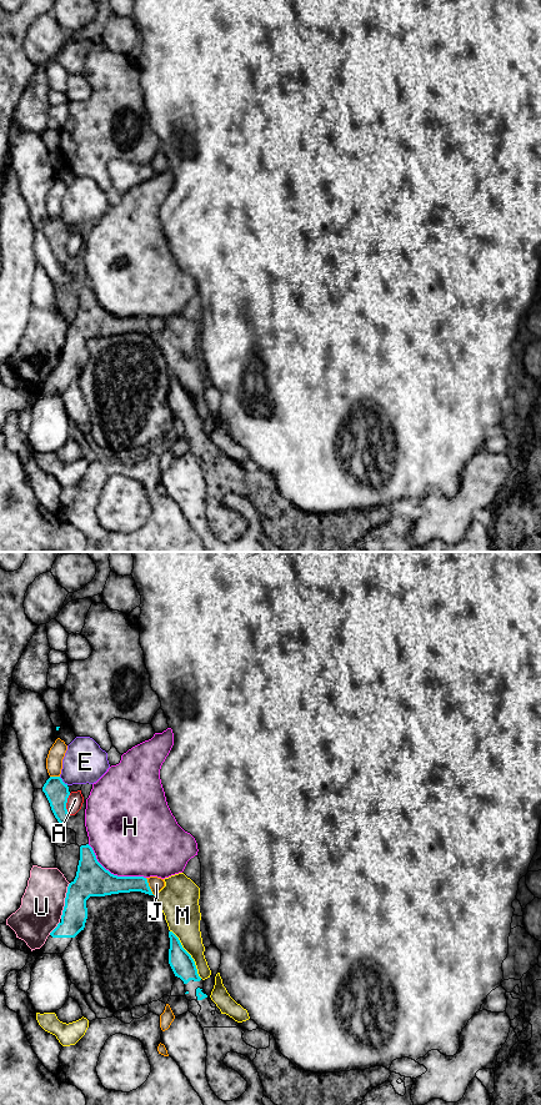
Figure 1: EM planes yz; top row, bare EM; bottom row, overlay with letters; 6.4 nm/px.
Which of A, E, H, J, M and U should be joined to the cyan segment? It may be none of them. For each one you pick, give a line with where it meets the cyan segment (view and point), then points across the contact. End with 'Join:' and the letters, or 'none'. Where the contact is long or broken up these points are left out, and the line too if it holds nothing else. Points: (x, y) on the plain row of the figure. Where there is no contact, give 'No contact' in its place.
Join: none

